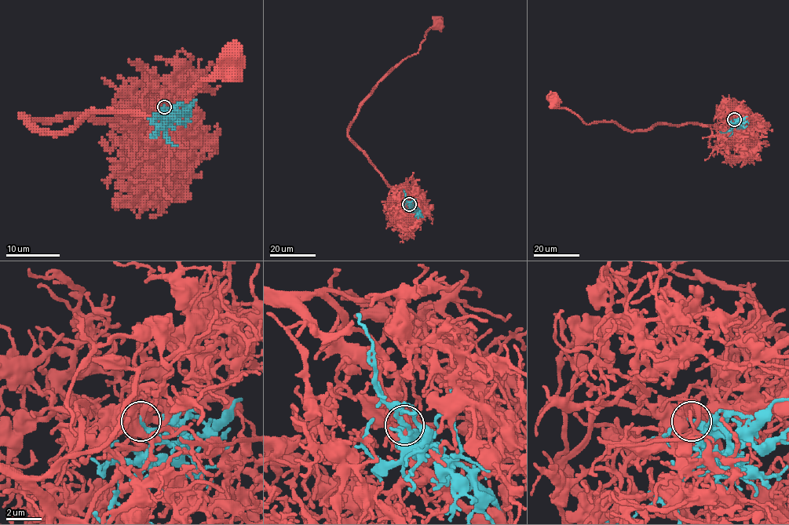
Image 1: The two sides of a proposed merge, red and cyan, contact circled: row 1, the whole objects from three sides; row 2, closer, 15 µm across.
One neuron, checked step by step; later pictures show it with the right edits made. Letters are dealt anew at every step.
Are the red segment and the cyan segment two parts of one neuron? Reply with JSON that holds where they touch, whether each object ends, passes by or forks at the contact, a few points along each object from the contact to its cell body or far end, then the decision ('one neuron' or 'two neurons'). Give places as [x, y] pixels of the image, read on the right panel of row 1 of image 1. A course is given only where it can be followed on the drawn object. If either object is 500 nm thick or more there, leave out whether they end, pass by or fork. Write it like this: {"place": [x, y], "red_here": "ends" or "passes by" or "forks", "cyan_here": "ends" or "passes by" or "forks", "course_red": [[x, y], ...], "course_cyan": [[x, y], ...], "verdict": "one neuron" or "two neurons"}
{"place": [734, 119], "red_here": "ends", "cyan_here": "passes by", "course_red": [[734, 119], [722, 133], [714, 125], [666, 123], [631, 131], [613, 122], [586, 124], [555, 102]], "course_cyan": [[734, 119], [736, 124], [731, 129], [725, 133], [719, 131]], "verdict": "one neuron"}

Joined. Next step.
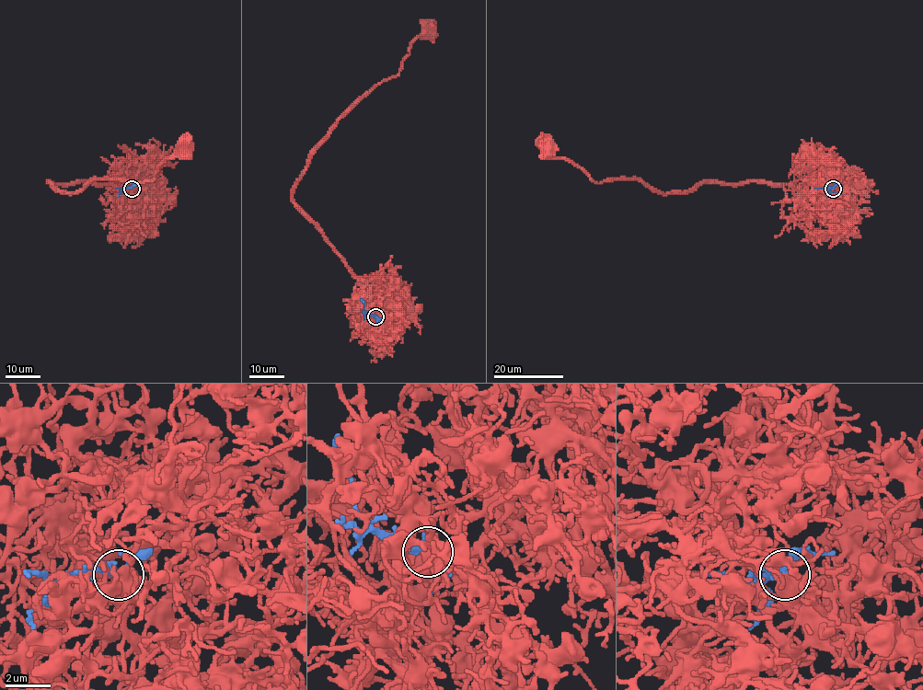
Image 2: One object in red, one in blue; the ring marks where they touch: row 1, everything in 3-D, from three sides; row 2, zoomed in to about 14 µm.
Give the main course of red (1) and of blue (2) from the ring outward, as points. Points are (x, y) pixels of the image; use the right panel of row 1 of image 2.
1: (833, 188), (822, 195), (798, 191), (790, 184), (716, 181), (663, 193), (636, 179), (595, 182), (548, 148)
2: (833, 188), (814, 189)

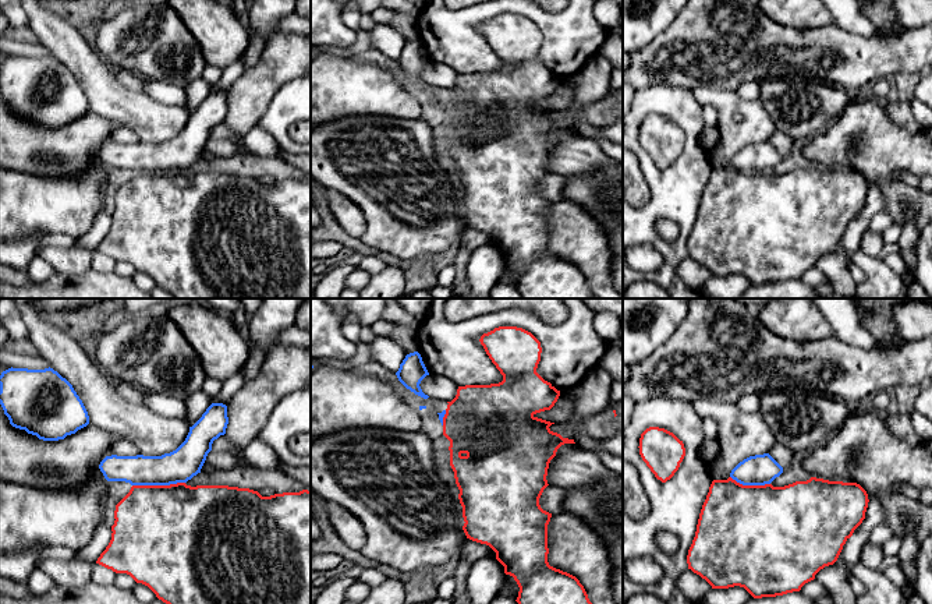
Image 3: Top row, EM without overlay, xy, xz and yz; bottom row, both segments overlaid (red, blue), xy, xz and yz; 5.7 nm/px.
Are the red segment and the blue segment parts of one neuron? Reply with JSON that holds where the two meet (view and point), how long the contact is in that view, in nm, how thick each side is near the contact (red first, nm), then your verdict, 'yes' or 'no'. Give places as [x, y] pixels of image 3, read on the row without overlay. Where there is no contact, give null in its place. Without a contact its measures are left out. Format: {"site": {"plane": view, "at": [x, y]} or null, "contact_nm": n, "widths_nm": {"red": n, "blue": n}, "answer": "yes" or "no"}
{"site": {"plane": "xy", "at": [158, 173]}, "contact_nm": 300, "widths_nm": {"red": 500, "blue": 190}, "answer": "yes"}

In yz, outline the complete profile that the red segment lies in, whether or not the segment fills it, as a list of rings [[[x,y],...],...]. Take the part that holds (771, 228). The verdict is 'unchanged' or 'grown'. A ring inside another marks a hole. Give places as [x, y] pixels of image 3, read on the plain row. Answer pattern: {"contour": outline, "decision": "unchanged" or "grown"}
{"contour": [[[763,141],[740,149],[727,167],[712,169],[687,243],[688,257],[705,266],[712,276],[740,273],[754,286],[800,279],[821,257],[837,248],[843,233],[865,206],[869,187],[860,172],[811,165],[773,174],[770,170],[782,160],[783,155],[769,141]]], "decision": "grown"}

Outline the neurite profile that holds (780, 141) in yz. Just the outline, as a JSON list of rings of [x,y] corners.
[[[776,131],[773,133],[769,142],[783,155],[787,156],[793,146],[793,138],[784,133]]]

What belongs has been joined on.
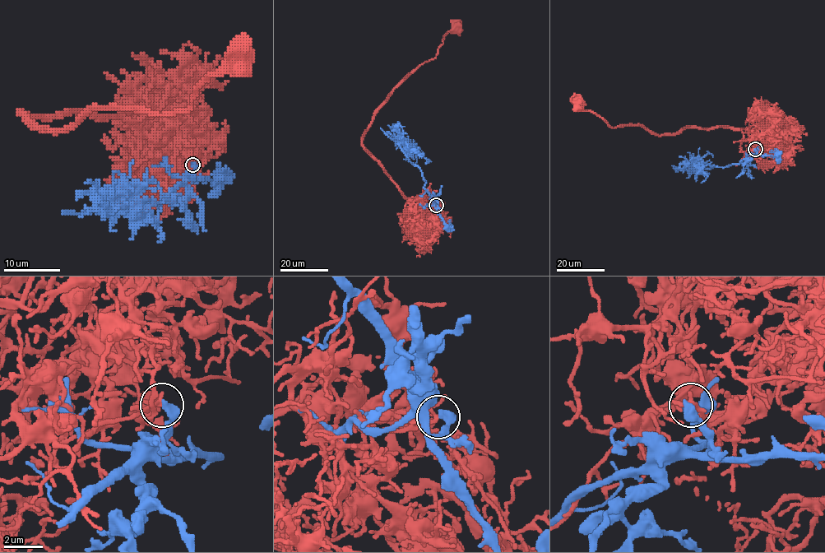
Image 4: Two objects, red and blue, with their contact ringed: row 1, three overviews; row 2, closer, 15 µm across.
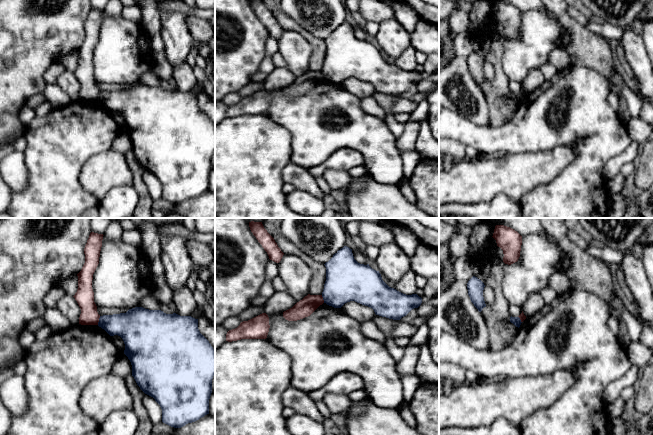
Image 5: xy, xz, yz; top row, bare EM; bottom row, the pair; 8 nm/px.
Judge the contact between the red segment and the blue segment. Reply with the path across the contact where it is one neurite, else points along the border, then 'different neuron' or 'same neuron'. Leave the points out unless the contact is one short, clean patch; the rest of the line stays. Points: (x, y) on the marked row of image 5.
different neuron

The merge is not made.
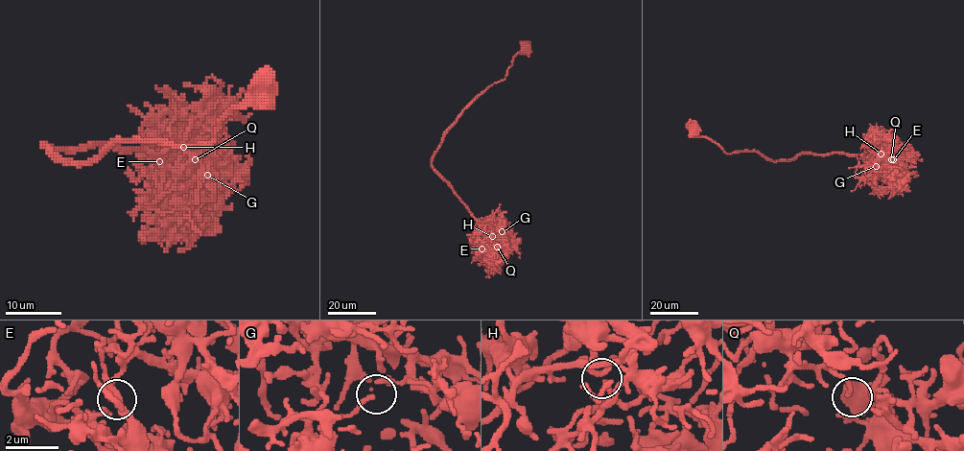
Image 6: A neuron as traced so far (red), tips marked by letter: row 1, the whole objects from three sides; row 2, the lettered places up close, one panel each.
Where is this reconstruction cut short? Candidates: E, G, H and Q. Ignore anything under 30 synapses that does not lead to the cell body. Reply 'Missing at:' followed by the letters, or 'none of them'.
Missing at: none of them

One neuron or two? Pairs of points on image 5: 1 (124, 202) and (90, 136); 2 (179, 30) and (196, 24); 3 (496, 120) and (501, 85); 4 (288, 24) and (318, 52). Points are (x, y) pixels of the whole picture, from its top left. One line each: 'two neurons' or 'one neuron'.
1: two neurons
2: two neurons
3: one neuron
4: one neuron

